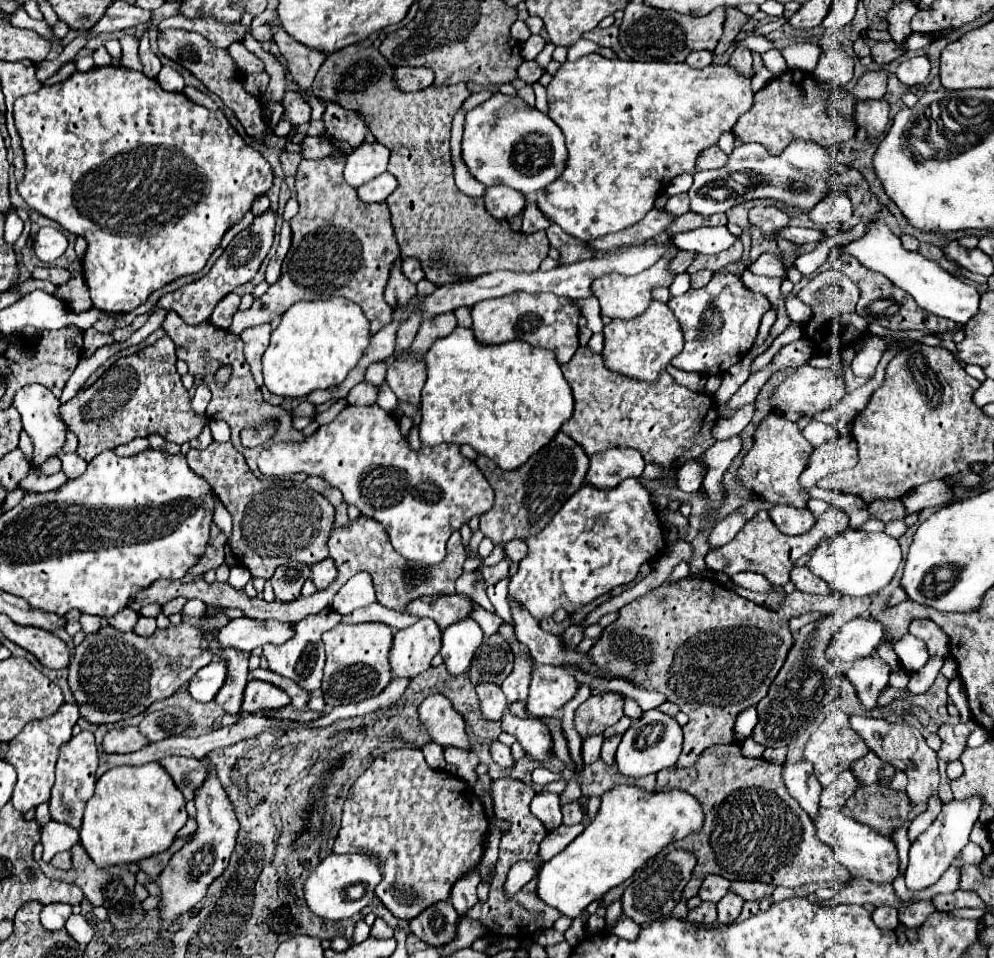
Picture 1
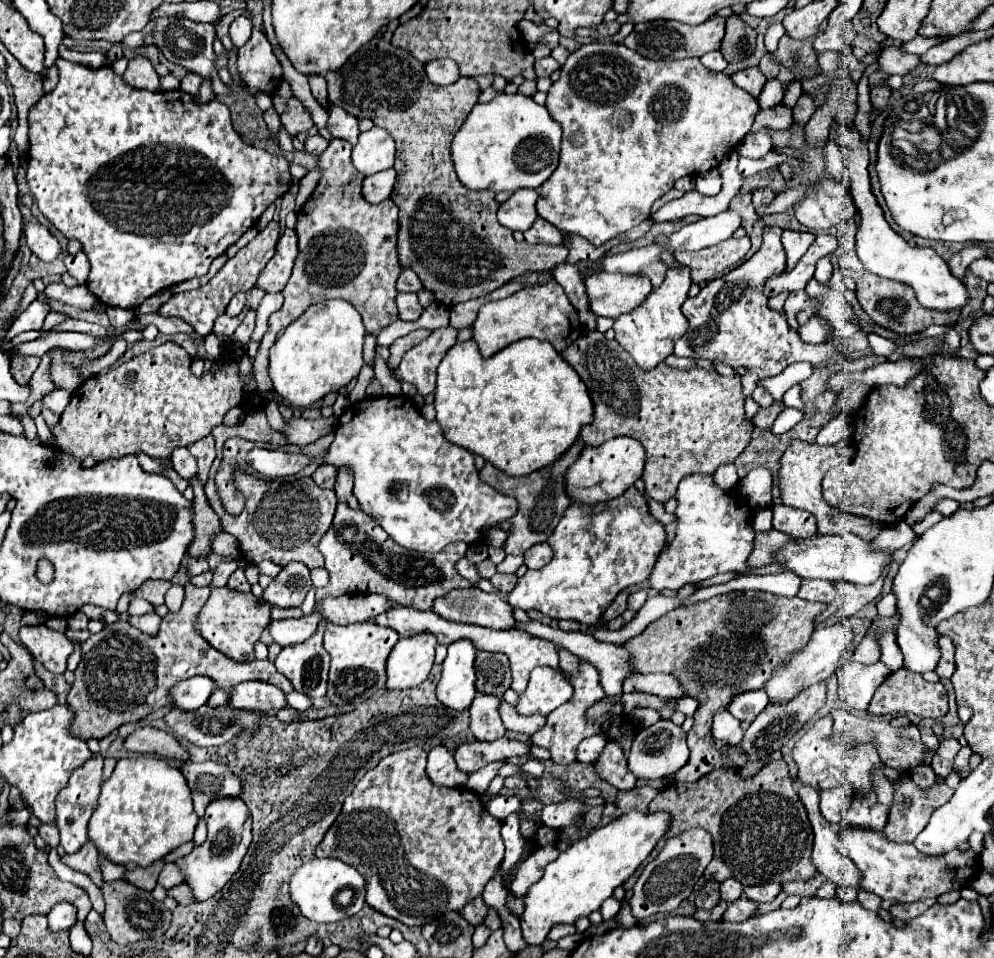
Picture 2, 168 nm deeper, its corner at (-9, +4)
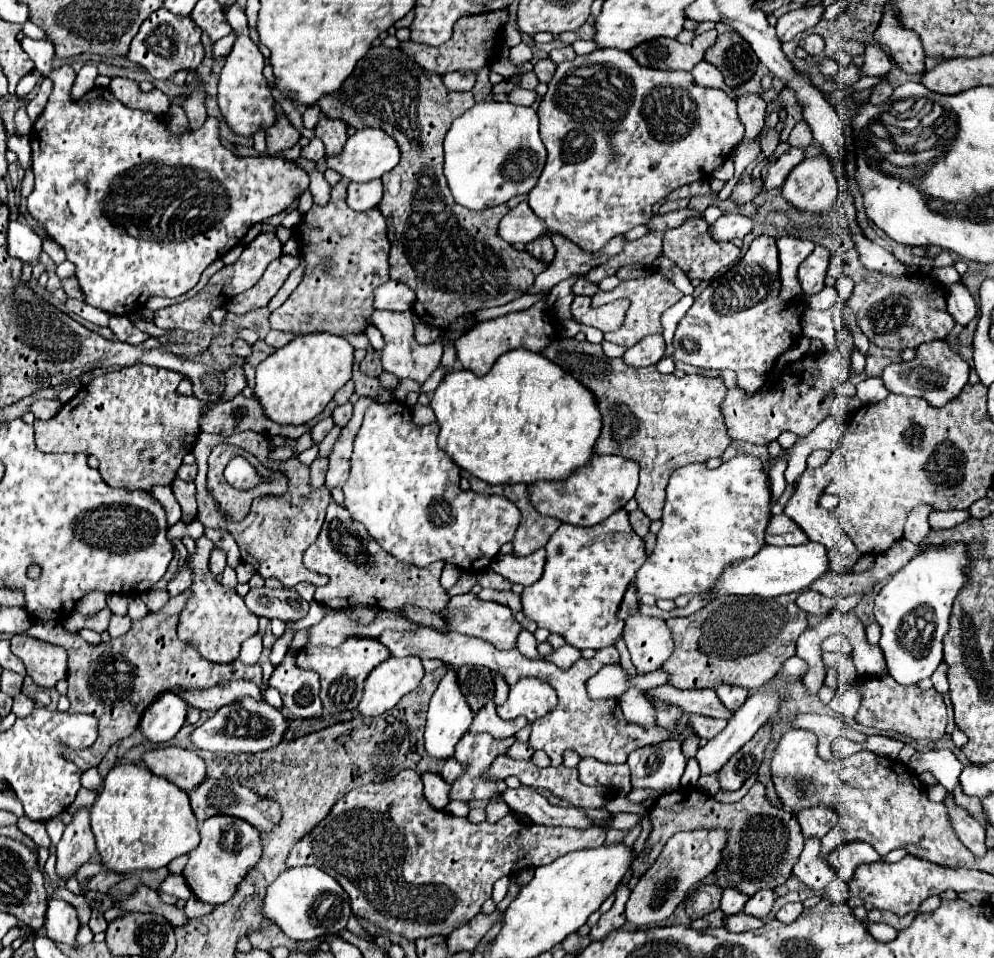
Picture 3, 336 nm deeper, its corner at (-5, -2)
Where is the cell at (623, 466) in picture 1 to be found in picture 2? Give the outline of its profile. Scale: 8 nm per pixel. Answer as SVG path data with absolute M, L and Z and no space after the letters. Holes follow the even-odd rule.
M615 437L599 447L585 447L575 465L571 465L571 471L567 471L567 493L573 501L589 505L609 501L631 487L643 475L643 467L645 449L637 439Z

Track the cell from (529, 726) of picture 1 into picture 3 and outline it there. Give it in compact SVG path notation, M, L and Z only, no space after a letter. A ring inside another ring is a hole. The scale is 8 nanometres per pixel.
M491 701L473 717L469 733L489 733L495 739L507 739L507 737L513 737L525 725L527 725L527 719L521 719L521 717L511 719L511 721L499 719L499 715L495 711L495 703Z

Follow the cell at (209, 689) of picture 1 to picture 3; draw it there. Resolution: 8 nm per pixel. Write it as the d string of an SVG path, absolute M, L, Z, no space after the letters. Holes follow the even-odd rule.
M161 693L151 707L141 717L139 729L145 739L153 743L163 743L175 737L175 733L183 727L187 715L187 703L177 699L175 693Z

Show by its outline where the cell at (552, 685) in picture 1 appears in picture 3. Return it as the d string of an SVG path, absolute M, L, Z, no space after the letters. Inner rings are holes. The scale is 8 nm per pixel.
M521 679L515 687L509 689L509 697L503 705L497 705L497 715L501 719L515 719L523 715L529 723L547 715L555 709L555 691L549 683L541 679Z

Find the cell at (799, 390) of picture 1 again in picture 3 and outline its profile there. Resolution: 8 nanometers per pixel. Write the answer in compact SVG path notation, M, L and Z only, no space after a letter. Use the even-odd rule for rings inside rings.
M927 341L917 345L917 355L913 361L891 363L885 367L881 377L891 393L921 397L931 407L945 407L965 387L969 377L969 365L957 353L953 353L945 341Z

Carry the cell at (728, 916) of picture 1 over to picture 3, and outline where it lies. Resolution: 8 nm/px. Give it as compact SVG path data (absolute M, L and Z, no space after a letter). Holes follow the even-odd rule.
M735 913L735 915L731 915L729 919L727 919L727 929L731 931L731 933L743 933L743 931L753 931L753 929L759 929L759 927L763 927L765 923L761 921L761 919L757 919L757 917L751 917L751 915L747 915L747 913Z

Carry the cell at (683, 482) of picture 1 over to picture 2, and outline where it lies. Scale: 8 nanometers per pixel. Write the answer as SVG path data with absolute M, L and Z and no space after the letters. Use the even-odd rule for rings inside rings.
M691 475L679 483L677 489L677 537L669 543L669 547L659 555L653 573L651 587L657 591L671 589L677 591L685 583L699 583L717 573L739 571L743 573L745 561L753 549L753 527L751 517L755 511L747 505L747 501L739 490L726 492L713 485L711 475Z

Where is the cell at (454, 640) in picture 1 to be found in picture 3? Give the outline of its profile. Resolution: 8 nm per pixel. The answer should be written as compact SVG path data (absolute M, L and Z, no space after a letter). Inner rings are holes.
M449 667L447 675L439 683L439 687L433 693L431 703L429 703L427 723L425 723L425 751L427 751L427 755L433 757L433 759L443 759L443 761L453 757L455 745L467 733L467 727L471 725L471 719L473 719L473 713L467 707L467 701L463 699L463 693L459 691L459 685L457 685L457 679L455 679L455 669Z

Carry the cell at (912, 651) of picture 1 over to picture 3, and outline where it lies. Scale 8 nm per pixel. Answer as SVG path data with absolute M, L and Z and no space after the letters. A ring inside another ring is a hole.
M963 543L957 545L945 545L945 547L929 547L919 557L913 557L899 573L895 573L889 583L879 591L875 597L875 621L881 627L881 641L879 649L883 653L887 675L891 675L901 685L913 685L921 679L927 679L933 675L937 665L943 661L943 635L949 629L949 613L955 595L961 591L961 587L967 583L967 575L963 569L969 563L969 551L963 547Z

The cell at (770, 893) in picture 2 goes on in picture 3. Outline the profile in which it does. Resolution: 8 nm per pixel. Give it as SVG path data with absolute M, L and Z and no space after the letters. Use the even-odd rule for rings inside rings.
M763 889L759 893L755 893L753 897L749 897L749 901L745 903L745 913L747 915L753 915L753 917L759 917L759 919L765 919L773 907L773 901L775 901L775 893L771 889Z

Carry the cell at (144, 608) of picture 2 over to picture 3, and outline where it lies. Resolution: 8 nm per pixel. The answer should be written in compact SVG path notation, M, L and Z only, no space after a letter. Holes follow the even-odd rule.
M111 593L111 595L107 595L107 607L115 615L127 615L127 597Z

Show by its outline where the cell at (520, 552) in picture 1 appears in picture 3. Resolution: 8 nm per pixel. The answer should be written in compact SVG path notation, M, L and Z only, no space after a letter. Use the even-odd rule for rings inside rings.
M539 549L527 557L517 557L517 555L497 555L493 559L493 569L501 577L509 579L511 583L521 583L521 585L533 585L535 581L541 579L545 567L545 549Z

